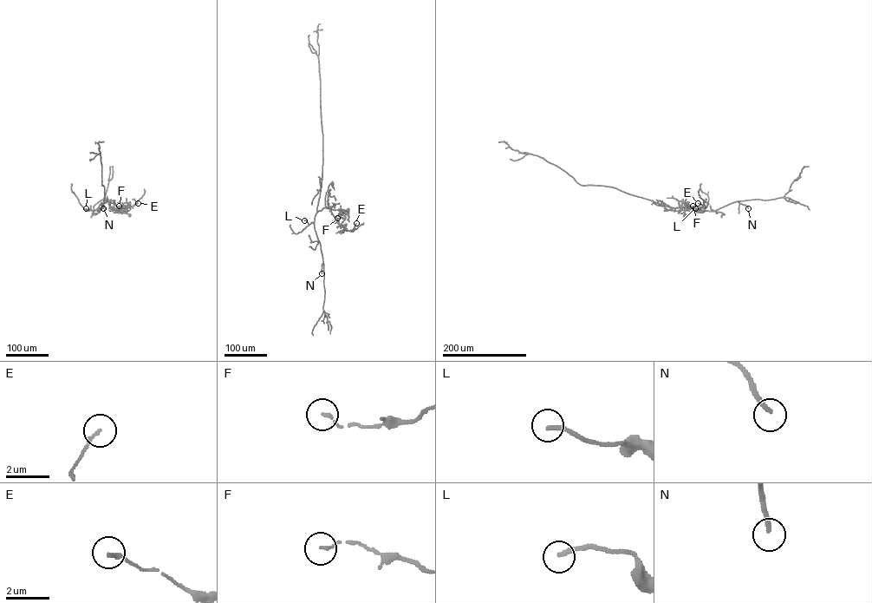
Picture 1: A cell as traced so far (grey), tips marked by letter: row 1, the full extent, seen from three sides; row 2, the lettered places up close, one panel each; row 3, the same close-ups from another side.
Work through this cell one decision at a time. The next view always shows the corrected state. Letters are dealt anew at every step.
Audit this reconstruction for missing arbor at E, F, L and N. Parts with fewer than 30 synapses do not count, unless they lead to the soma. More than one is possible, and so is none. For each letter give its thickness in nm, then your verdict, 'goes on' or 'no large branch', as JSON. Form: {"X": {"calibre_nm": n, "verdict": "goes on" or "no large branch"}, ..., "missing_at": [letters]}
{"E": {"calibre_nm": 160, "verdict": "no large branch"}, "F": {"calibre_nm": 110, "verdict": "no large branch"}, "L": {"calibre_nm": 180, "verdict": "no large branch"}, "N": {"calibre_nm": 200, "verdict": "goes on"}, "missing_at": ["N"]}

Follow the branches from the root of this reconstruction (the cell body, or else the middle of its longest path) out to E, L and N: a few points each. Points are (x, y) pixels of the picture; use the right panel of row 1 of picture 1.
E: (685, 215), (682, 201), (684, 207), (698, 210), (705, 206), (698, 203)
L: (685, 215), (682, 201), (688, 207), (695, 208)
N: (685, 215), (682, 201), (688, 207), (697, 210), (714, 211), (738, 201), (748, 208)

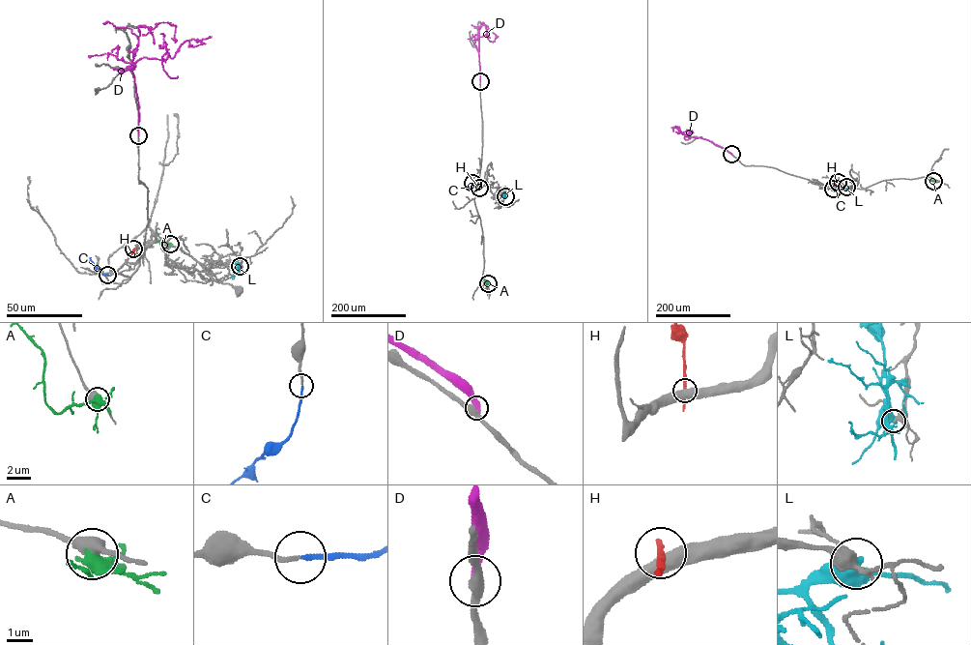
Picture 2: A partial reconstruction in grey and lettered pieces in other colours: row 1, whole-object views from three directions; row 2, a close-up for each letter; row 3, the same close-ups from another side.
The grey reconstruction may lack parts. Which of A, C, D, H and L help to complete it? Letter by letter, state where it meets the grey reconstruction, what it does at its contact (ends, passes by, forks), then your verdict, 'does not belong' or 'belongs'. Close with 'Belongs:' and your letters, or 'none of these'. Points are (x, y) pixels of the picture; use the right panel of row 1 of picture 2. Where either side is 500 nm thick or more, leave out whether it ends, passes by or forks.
A: (933, 181) | it forks | does not belong
C: (833, 189) | it ends | belongs
D: (731, 154) | it ends | does not belong
H: (838, 182) | does not belong
L: (846, 187) | does not belong
Belongs: C

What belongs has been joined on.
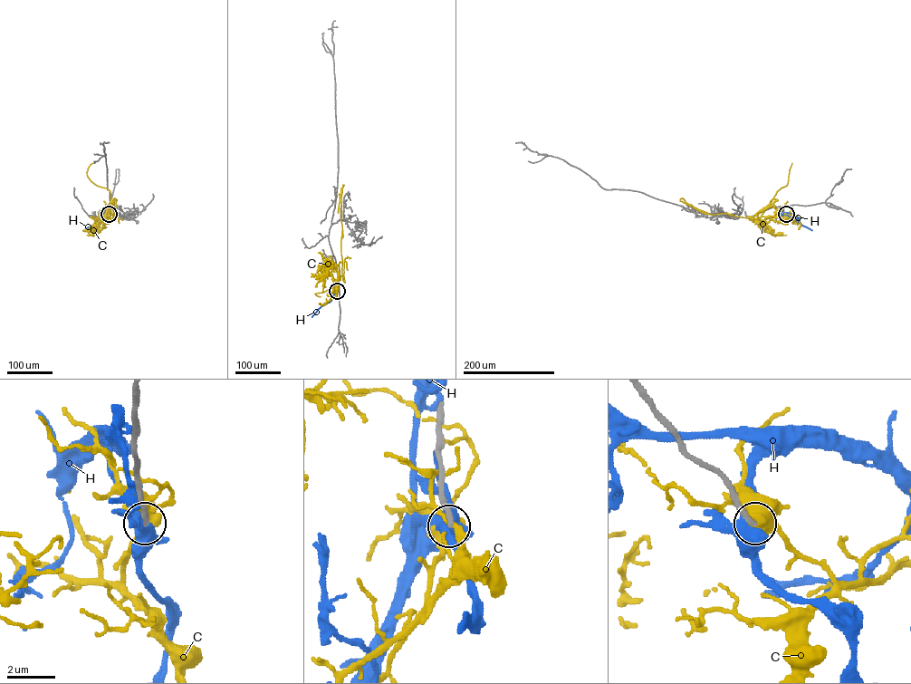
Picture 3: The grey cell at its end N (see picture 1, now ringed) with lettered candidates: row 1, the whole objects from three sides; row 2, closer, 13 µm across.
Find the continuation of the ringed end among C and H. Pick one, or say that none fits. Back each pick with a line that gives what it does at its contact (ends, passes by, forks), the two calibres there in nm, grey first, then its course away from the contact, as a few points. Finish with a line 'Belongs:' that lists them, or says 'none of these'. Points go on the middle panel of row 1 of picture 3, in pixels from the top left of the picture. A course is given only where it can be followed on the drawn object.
Belongs: none of these

